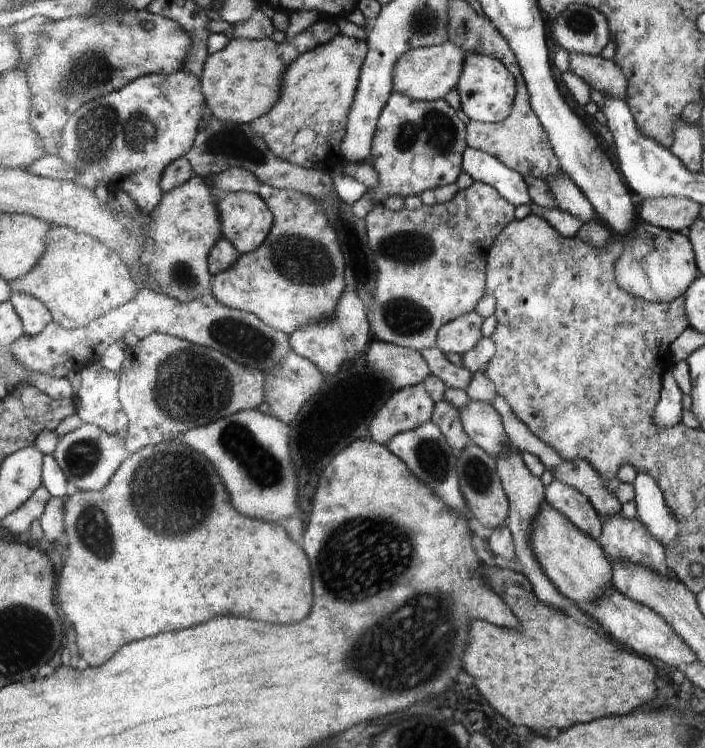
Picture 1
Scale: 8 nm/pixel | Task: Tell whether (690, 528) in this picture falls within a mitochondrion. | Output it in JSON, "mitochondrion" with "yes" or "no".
{"mitochondrion":"no"}

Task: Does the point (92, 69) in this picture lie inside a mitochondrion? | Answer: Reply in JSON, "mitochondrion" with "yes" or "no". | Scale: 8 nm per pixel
{"mitochondrion":"yes"}

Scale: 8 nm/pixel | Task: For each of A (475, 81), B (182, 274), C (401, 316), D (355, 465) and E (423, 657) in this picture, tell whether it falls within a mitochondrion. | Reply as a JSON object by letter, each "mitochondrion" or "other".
{"A":"other","B":"mitochondrion","C":"mitochondrion","D":"other","E":"mitochondrion"}

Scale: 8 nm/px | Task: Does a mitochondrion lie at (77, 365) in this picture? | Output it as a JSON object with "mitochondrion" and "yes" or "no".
{"mitochondrion":"no"}

